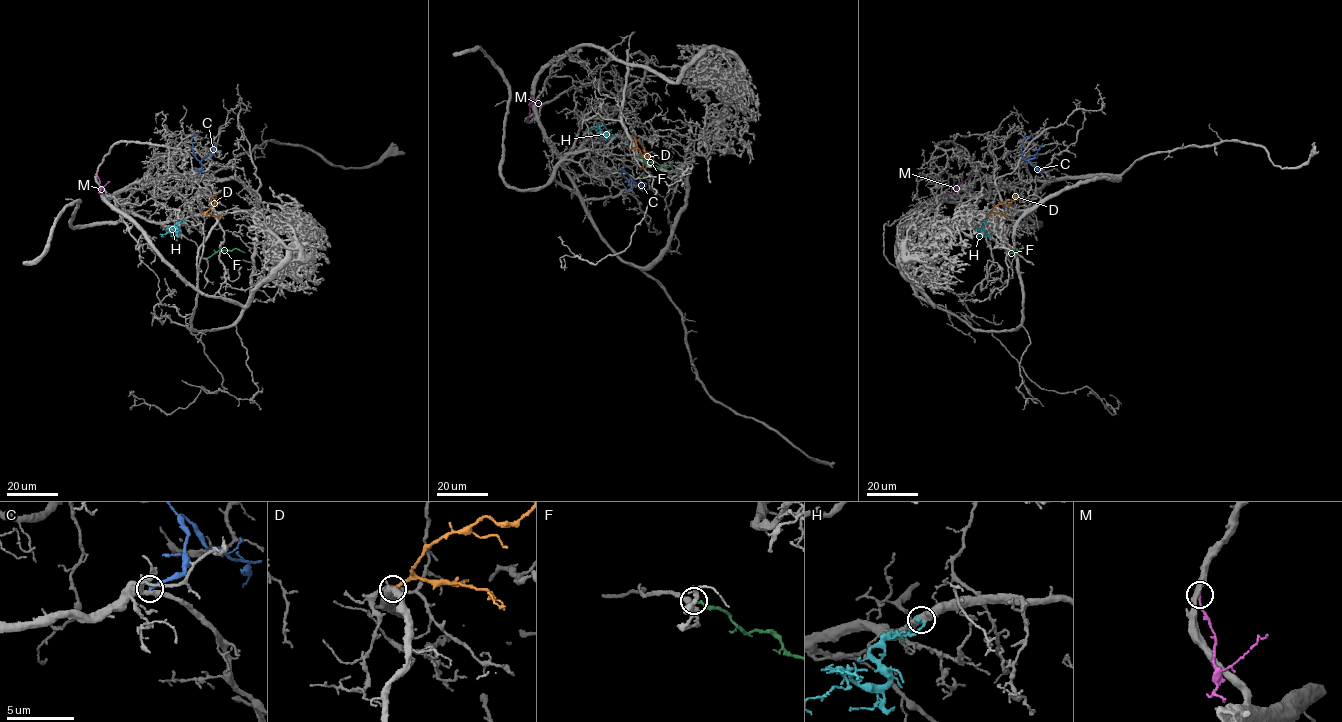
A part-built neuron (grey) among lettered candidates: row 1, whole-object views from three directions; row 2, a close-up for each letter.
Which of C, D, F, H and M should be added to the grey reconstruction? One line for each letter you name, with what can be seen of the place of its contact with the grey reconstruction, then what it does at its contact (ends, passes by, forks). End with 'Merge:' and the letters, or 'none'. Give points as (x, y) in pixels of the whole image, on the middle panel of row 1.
D: meets grey at (633, 136); it ends there
F: meets grey at (637, 156); it ends there
Merge: D, F

